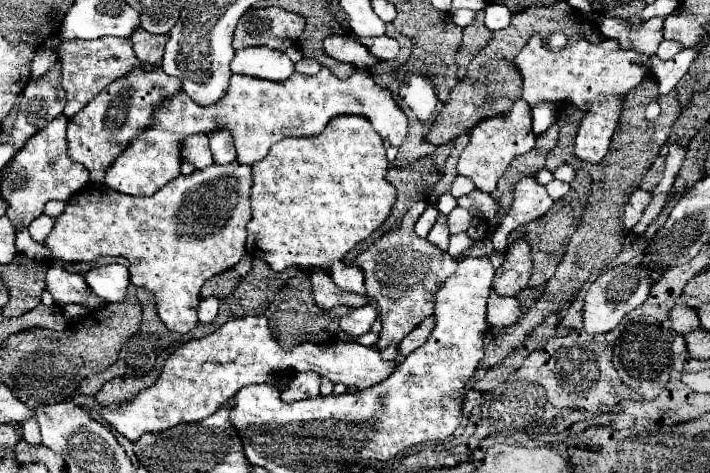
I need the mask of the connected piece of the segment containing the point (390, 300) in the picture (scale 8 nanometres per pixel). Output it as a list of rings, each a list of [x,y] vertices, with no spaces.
[[[417,201],[401,219],[399,227],[391,229],[383,239],[379,239],[379,243],[375,241],[361,255],[349,261],[351,265],[361,267],[365,275],[367,291],[375,291],[373,299],[375,299],[379,317],[383,321],[383,331],[381,331],[377,349],[383,349],[391,343],[401,343],[403,337],[411,333],[425,317],[433,315],[431,305],[433,305],[435,291],[423,291],[423,289],[437,289],[439,283],[445,283],[445,279],[449,275],[455,275],[457,270],[459,262],[451,261],[449,255],[443,255],[441,251],[437,251],[437,247],[433,247],[427,239],[421,239],[415,235],[413,219],[417,221],[419,215],[425,211],[425,207],[427,207],[425,201]]]

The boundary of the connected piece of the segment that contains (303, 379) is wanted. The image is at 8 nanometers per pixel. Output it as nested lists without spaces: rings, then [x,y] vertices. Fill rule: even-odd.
[[[297,373],[291,383],[287,385],[287,389],[281,391],[281,401],[285,403],[295,403],[301,399],[313,399],[319,397],[319,375],[317,373]]]

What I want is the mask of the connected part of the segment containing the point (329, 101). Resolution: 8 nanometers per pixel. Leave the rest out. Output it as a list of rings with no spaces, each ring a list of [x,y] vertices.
[[[327,67],[315,77],[293,73],[283,83],[273,83],[247,75],[231,75],[229,91],[215,105],[201,107],[189,95],[179,91],[169,101],[157,107],[151,125],[139,135],[105,173],[105,183],[127,195],[153,195],[159,187],[179,177],[181,143],[197,133],[229,129],[235,139],[237,157],[241,163],[253,165],[261,161],[269,147],[285,137],[311,137],[325,129],[329,119],[337,115],[363,115],[371,121],[385,143],[399,147],[407,135],[407,115],[393,101],[387,89],[381,89],[367,71],[355,73],[341,81]]]

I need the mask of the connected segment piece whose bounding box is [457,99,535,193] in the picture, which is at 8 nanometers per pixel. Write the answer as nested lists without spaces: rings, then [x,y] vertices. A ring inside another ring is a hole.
[[[517,99],[515,105],[511,107],[509,115],[499,115],[499,117],[481,121],[477,127],[473,127],[469,137],[471,137],[471,141],[459,157],[457,171],[459,171],[459,175],[471,177],[479,191],[493,193],[499,177],[505,173],[509,163],[517,155],[529,153],[535,147],[535,133],[531,129],[531,107],[523,99]]]

